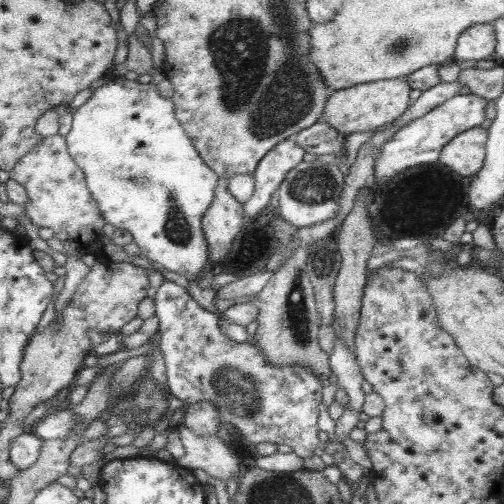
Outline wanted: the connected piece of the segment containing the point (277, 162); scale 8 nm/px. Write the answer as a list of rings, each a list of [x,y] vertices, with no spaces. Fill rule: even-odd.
[[[286,138],[260,160],[253,174],[255,184],[253,194],[243,204],[245,216],[256,218],[270,207],[272,194],[278,191],[278,186],[282,184],[290,169],[302,162],[304,154],[305,150],[294,140]]]

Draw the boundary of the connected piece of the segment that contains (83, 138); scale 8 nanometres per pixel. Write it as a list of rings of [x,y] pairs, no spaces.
[[[123,75],[111,76],[107,82],[98,87],[92,97],[82,106],[78,107],[73,114],[71,130],[65,136],[67,149],[72,160],[82,169],[90,193],[98,204],[103,218],[107,224],[114,225],[116,229],[124,229],[132,233],[133,243],[140,249],[140,255],[150,261],[161,264],[165,270],[179,273],[185,276],[188,281],[198,281],[204,270],[211,267],[209,261],[209,245],[206,236],[203,234],[202,222],[204,213],[210,207],[214,199],[214,192],[220,184],[220,177],[202,160],[199,152],[194,148],[193,142],[186,136],[182,125],[174,113],[172,99],[165,99],[154,83],[143,84],[137,79],[127,80]]]

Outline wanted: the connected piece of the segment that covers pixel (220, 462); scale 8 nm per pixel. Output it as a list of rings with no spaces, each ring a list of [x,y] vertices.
[[[182,423],[177,428],[185,448],[184,456],[176,460],[180,466],[190,471],[198,468],[225,483],[228,479],[238,479],[243,469],[220,437],[196,435]]]

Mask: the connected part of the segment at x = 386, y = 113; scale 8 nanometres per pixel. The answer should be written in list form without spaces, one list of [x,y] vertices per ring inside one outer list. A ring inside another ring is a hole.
[[[405,78],[363,82],[335,90],[326,100],[321,121],[333,126],[339,134],[370,132],[378,126],[394,122],[408,108],[410,91],[410,85]]]

